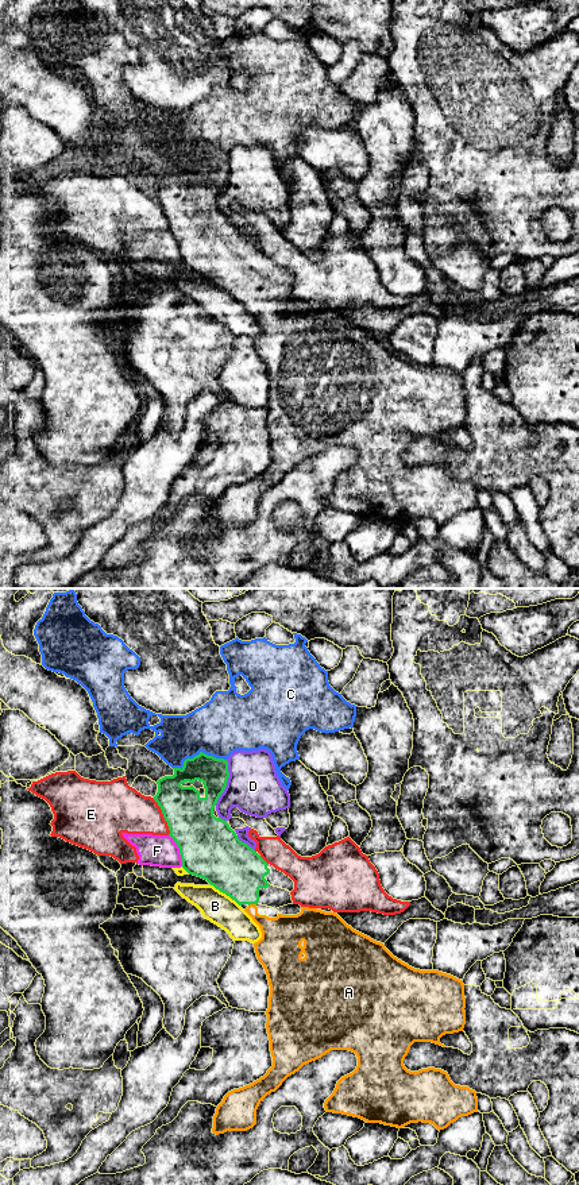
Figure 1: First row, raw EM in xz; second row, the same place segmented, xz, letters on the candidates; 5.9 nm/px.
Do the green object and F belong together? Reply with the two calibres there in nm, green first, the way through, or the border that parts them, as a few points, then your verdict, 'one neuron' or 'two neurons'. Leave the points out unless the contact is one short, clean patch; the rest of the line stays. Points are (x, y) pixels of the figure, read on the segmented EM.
360/190 nm | along xz (169, 834), (178, 848), (182, 865) | two neurons

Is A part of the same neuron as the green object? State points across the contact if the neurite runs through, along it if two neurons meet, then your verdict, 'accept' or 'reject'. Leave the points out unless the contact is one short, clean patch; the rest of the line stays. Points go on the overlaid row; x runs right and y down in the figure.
runs through xz (234, 868), (251, 903), (251, 910), (280, 934); accept

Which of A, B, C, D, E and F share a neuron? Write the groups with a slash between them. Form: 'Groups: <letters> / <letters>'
Groups: A / B / C / D / E / F

